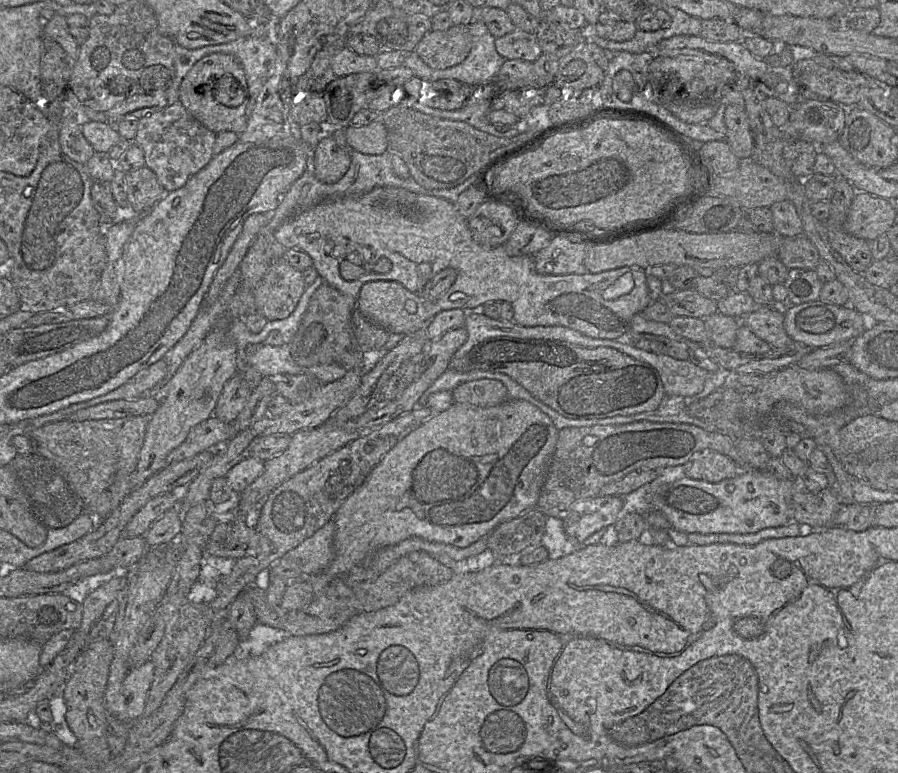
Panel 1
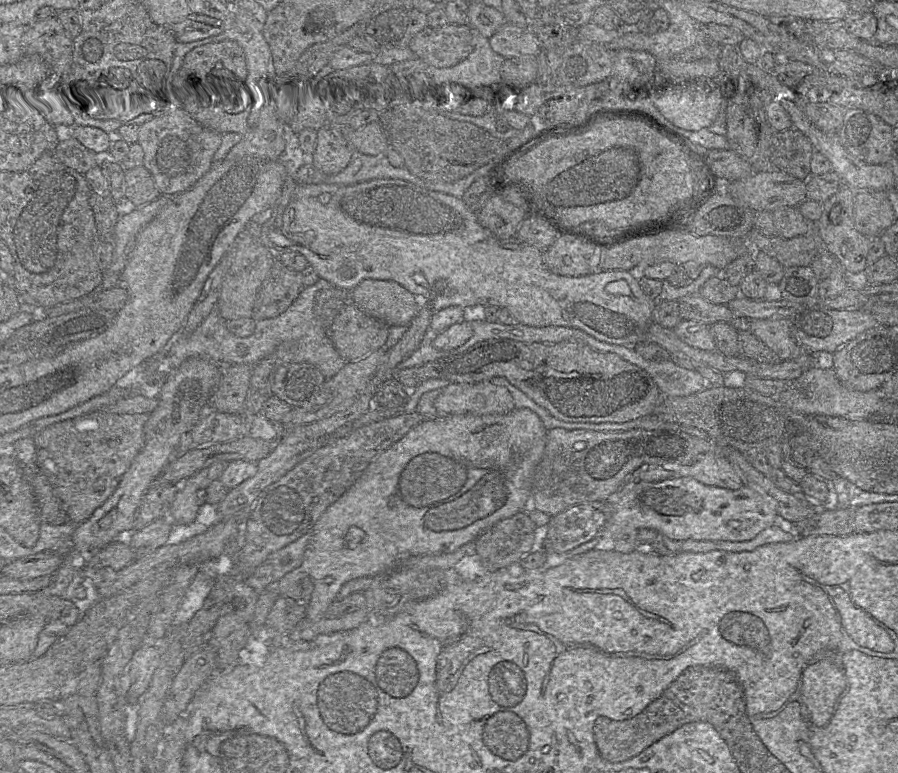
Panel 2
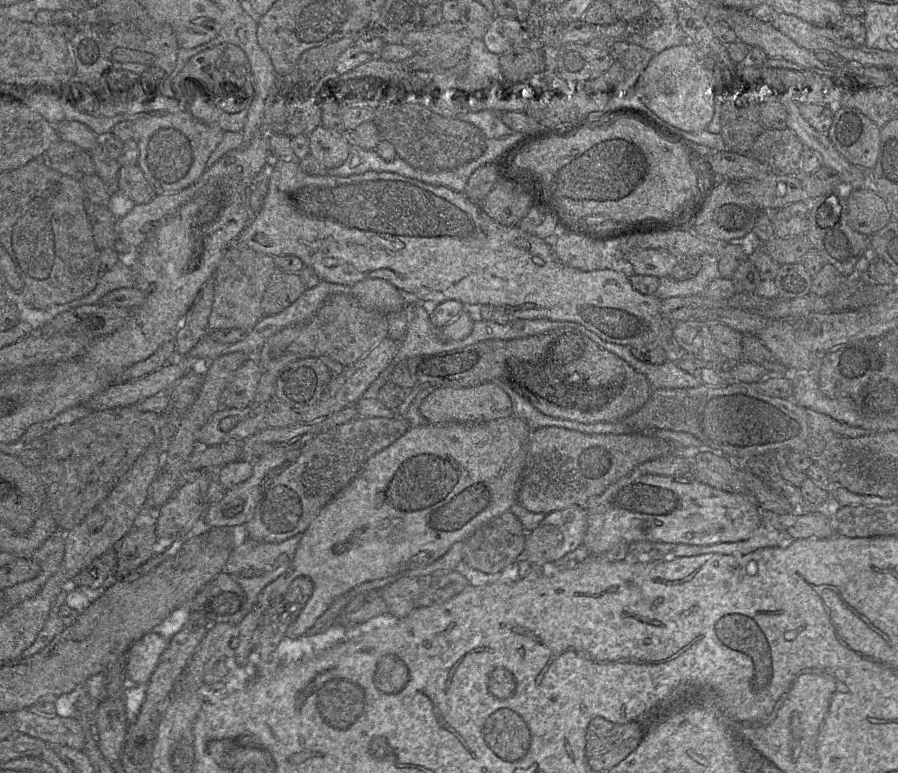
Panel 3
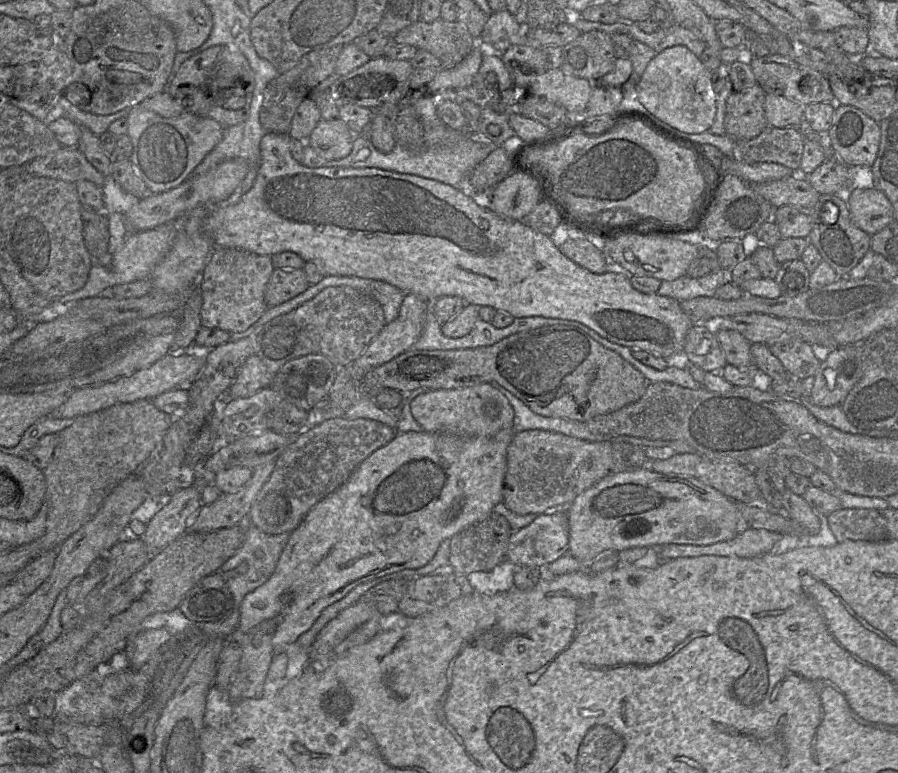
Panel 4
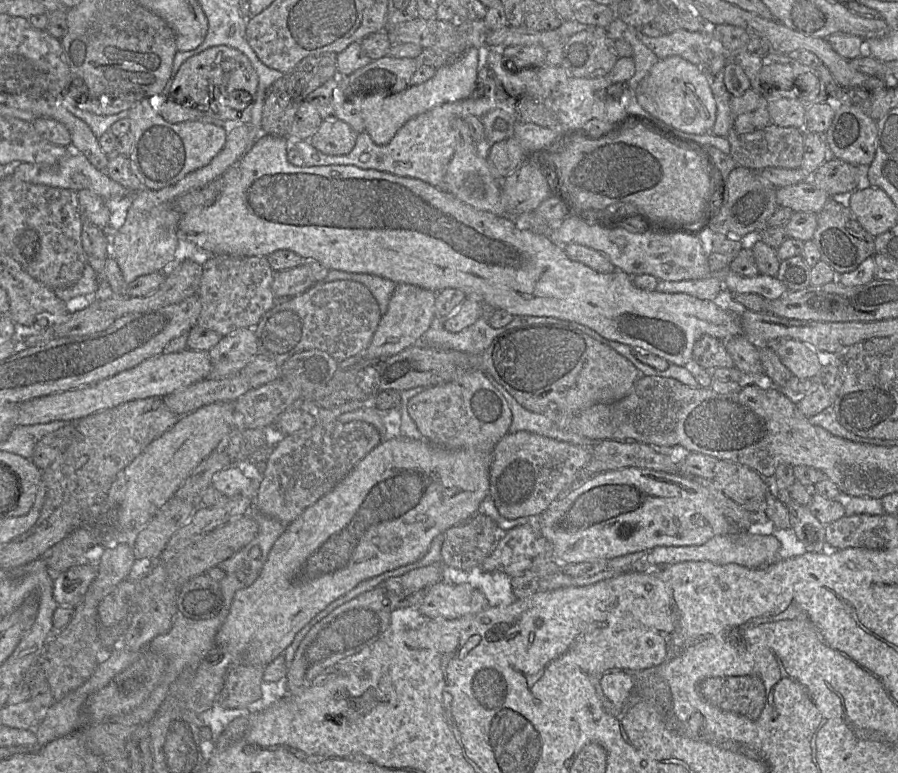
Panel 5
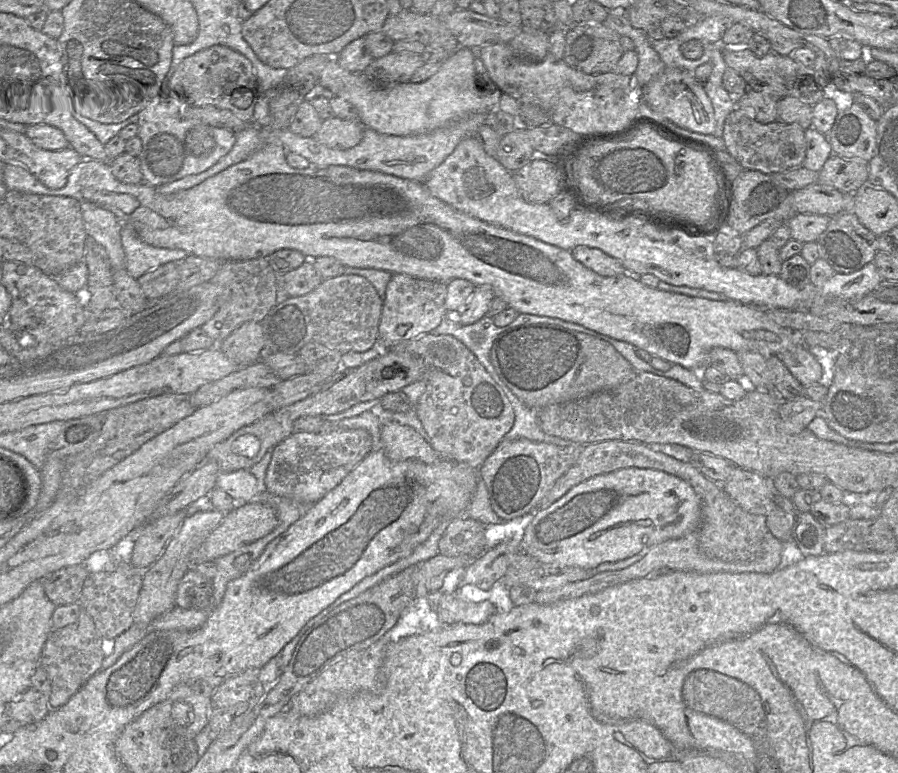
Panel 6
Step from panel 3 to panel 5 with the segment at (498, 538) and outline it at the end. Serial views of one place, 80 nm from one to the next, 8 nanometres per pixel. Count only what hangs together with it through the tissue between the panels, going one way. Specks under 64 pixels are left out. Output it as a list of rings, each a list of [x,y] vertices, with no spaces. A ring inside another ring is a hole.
[[[476,514],[450,527],[441,548],[443,566],[470,571],[481,563],[498,544],[499,526],[486,515]]]

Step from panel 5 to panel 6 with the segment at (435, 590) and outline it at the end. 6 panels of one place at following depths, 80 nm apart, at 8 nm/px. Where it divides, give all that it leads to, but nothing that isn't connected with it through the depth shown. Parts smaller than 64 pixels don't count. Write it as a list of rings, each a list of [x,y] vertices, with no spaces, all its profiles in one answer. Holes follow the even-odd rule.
[[[435,593],[429,597],[441,623],[451,626],[459,623],[483,624],[497,611],[489,601],[464,601],[457,593]]]

